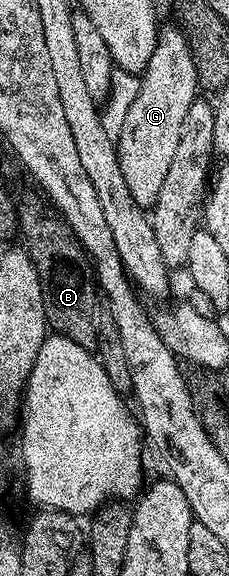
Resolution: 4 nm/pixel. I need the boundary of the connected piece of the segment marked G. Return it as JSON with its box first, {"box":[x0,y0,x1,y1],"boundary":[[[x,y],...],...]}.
{"box":[116,24,201,207],"boundary":[[[179,24],[164,25],[156,39],[150,62],[140,77],[139,93],[126,111],[122,131],[116,138],[117,158],[122,176],[130,189],[133,201],[141,207],[150,207],[158,199],[158,190],[170,171],[178,139],[182,139],[182,125],[186,123],[186,111],[198,99],[196,89],[201,88],[196,60]]]}

